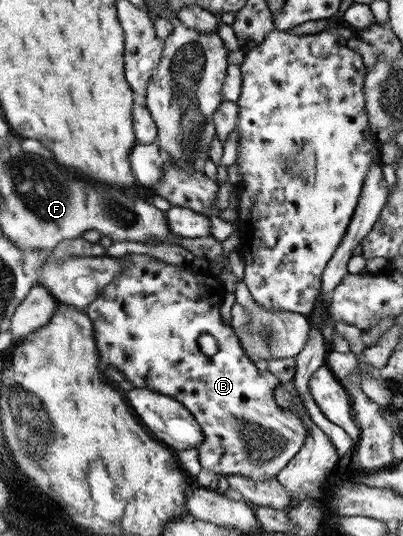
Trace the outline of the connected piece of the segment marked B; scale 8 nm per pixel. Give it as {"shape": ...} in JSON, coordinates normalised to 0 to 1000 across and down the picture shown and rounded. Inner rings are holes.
{"shape":[[[325,474],[325,478],[315,476],[315,479],[305,479],[305,485],[313,489],[308,489],[300,513],[285,513],[280,524],[256,537],[256,543],[241,552],[241,558],[211,575],[218,588],[228,591],[231,604],[236,606],[238,644],[248,651],[251,672],[295,683],[295,690],[315,701],[315,709],[325,709],[340,724],[370,724],[409,739],[427,739],[476,767],[476,774],[496,789],[506,804],[506,826],[489,838],[494,862],[504,873],[526,877],[541,888],[598,886],[628,896],[677,894],[677,890],[687,888],[697,877],[705,877],[717,862],[742,847],[747,834],[762,825],[767,800],[764,793],[747,784],[747,776],[737,776],[732,769],[705,763],[687,754],[682,748],[682,724],[695,718],[692,707],[670,692],[643,698],[643,690],[628,687],[628,674],[618,670],[608,657],[605,644],[598,642],[596,629],[586,625],[583,614],[573,604],[556,601],[553,573],[571,560],[571,550],[563,547],[558,532],[548,528],[541,515],[531,515],[521,507],[474,506],[469,493],[419,493],[409,487],[385,483],[385,479],[352,474],[345,474],[345,478],[335,478],[335,474]],[[499,623],[524,623],[524,627],[533,629],[541,657],[529,664],[514,664],[494,649],[491,631]]]}

